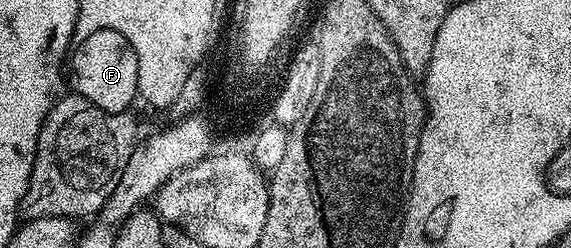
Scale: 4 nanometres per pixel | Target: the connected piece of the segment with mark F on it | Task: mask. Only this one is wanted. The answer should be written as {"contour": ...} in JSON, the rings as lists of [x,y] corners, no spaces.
{"contour":[[[102,31],[88,35],[74,47],[70,66],[72,89],[76,95],[87,98],[107,113],[128,111],[131,102],[138,97],[138,58],[130,40],[121,31]]]}

